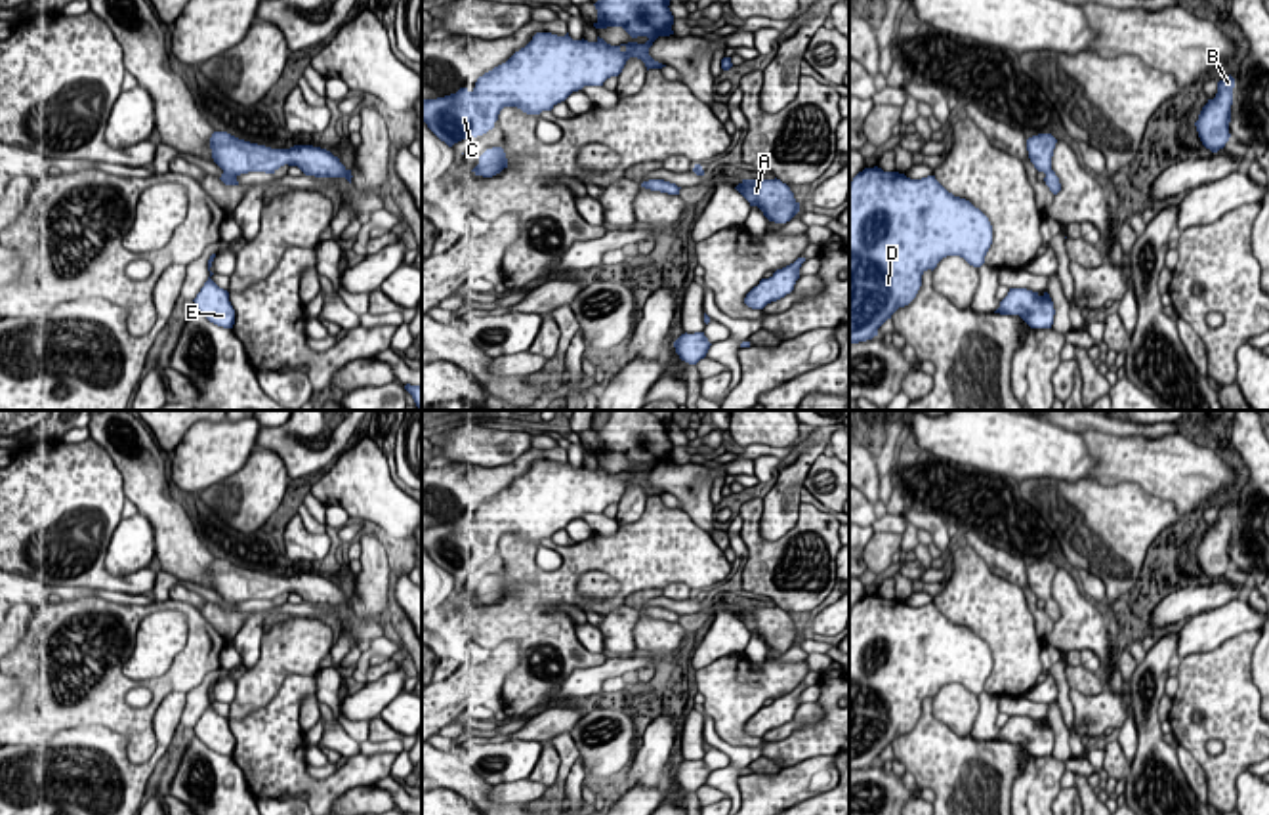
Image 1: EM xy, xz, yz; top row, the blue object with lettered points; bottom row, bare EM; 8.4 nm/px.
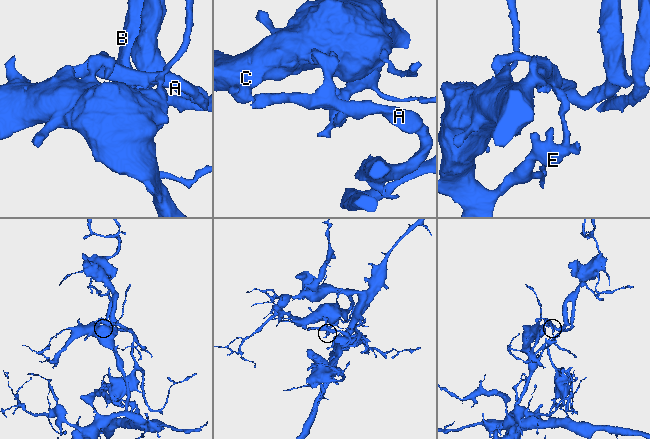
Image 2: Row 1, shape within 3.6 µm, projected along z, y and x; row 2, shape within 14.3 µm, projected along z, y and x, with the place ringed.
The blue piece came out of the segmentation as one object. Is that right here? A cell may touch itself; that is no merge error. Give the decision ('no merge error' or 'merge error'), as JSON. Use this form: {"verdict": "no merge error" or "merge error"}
{"verdict": "merge error"}

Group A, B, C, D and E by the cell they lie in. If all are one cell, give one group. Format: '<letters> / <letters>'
A B / C D E

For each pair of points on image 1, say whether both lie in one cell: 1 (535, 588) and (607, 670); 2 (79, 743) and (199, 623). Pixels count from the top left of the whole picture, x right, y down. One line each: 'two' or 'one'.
1: two
2: two

